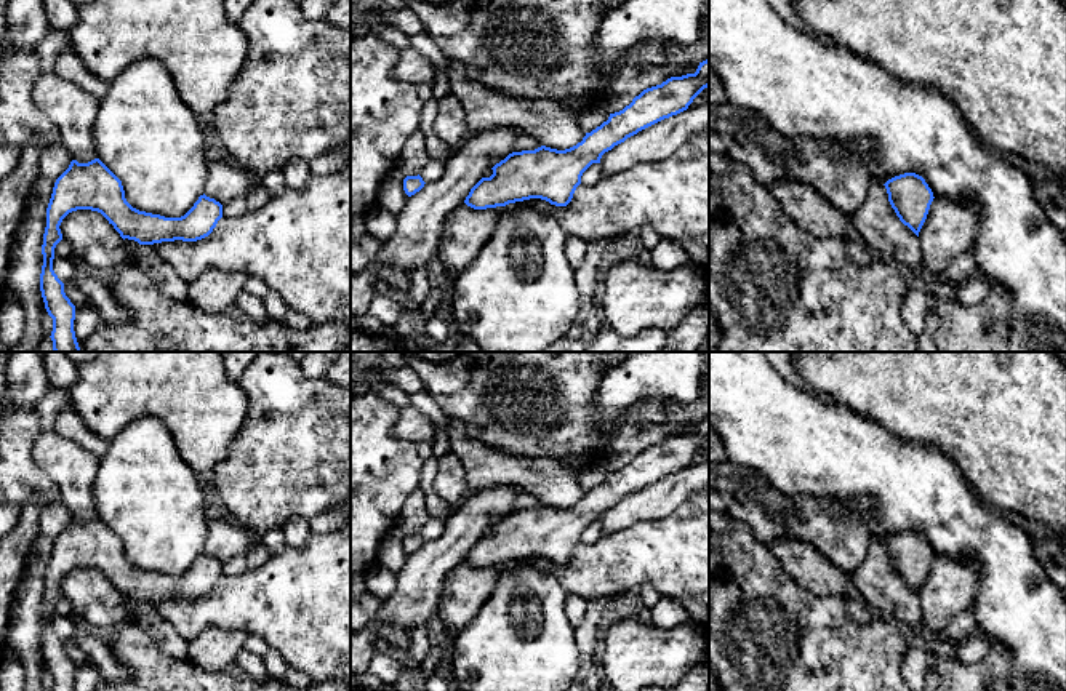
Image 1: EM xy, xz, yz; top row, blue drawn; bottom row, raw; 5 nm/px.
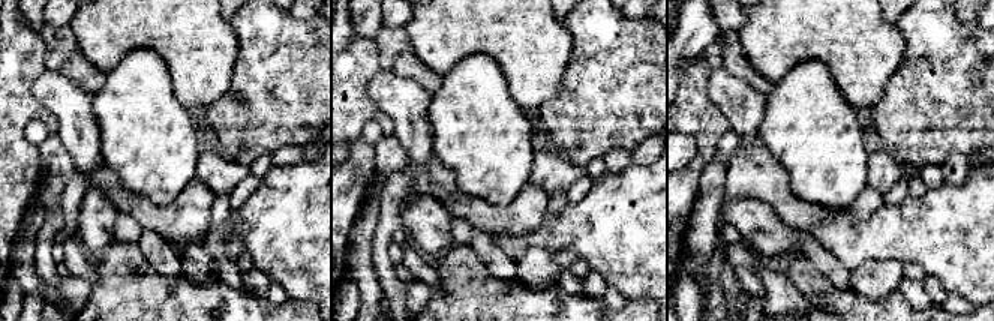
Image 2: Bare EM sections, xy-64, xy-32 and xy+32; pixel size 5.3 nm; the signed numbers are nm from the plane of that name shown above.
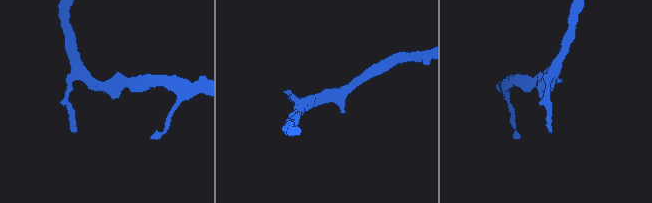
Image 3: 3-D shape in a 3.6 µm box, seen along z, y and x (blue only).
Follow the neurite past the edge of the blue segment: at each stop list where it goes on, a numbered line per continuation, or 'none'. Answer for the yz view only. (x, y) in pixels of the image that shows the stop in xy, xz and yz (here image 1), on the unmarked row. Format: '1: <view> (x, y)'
none

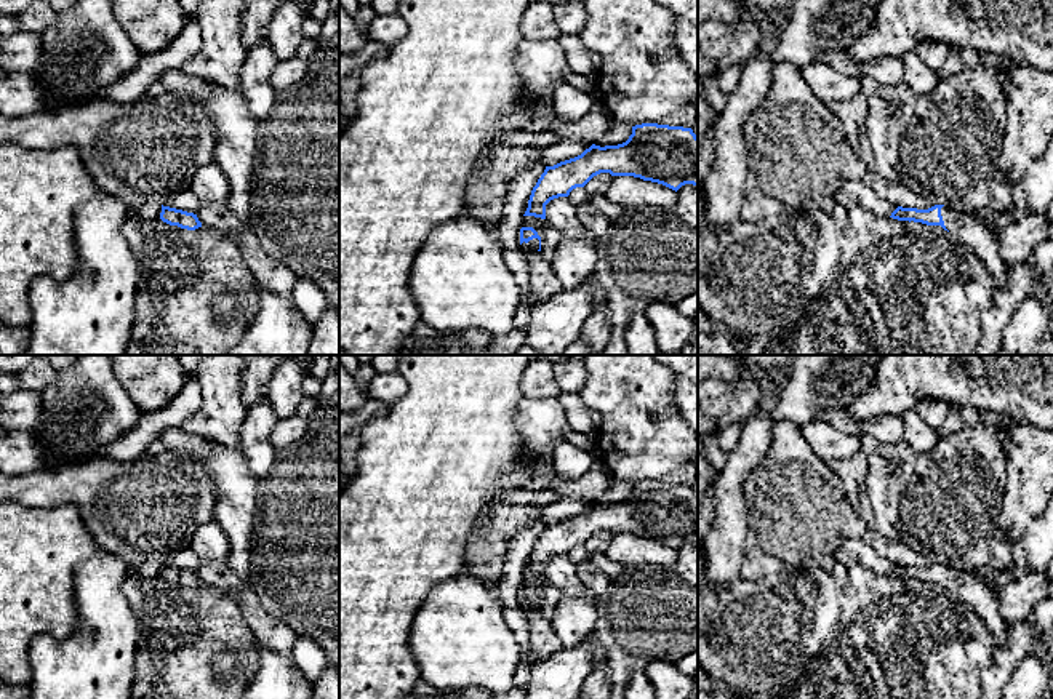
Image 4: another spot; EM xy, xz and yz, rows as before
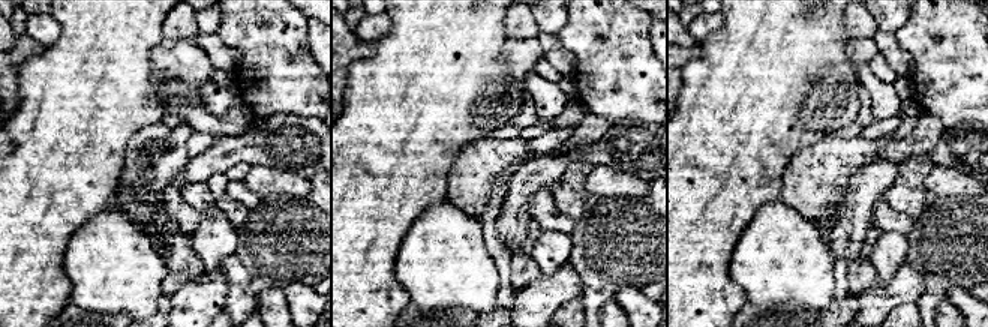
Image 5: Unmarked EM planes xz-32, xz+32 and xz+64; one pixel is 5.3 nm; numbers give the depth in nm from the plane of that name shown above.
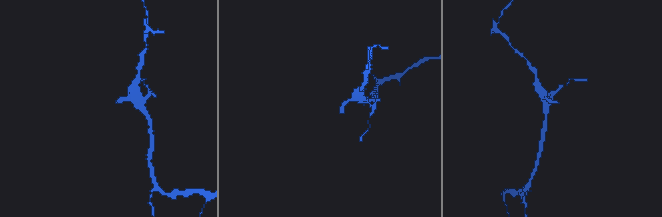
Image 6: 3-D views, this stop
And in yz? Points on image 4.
1: yz (976, 595)

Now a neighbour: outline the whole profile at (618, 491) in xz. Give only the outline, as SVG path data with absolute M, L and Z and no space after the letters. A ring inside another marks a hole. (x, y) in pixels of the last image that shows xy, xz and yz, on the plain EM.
M611 478L608 489L600 496L599 501L595 501L595 504L600 504L600 505L618 504L626 501L631 493L632 493L631 483L624 483L618 478Z

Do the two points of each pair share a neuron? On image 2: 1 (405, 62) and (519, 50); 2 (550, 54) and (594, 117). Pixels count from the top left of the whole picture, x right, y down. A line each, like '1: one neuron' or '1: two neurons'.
1: two neurons
2: two neurons

